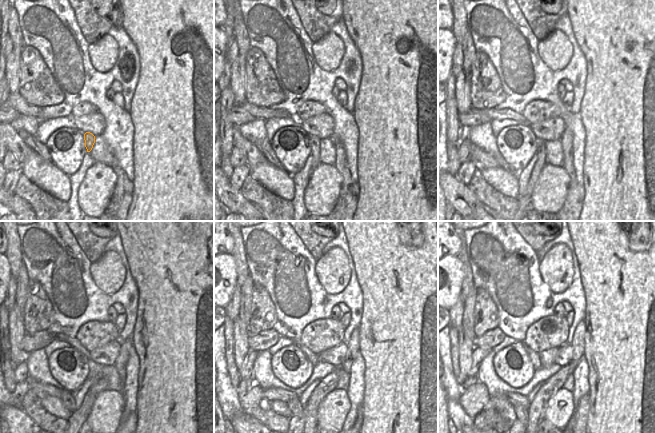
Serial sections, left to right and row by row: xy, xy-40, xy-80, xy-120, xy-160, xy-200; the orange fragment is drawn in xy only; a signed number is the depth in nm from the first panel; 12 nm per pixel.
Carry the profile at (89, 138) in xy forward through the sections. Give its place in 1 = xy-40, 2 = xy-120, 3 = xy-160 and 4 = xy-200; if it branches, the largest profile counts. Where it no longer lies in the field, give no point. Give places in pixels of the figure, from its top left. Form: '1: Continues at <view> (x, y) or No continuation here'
1: Continues at xy-40 (314, 142)
2: Continues at xy-120 (77, 418)
3: Continues at xy-160 (296, 423)
4: Continues at xy-200 (517, 424).

